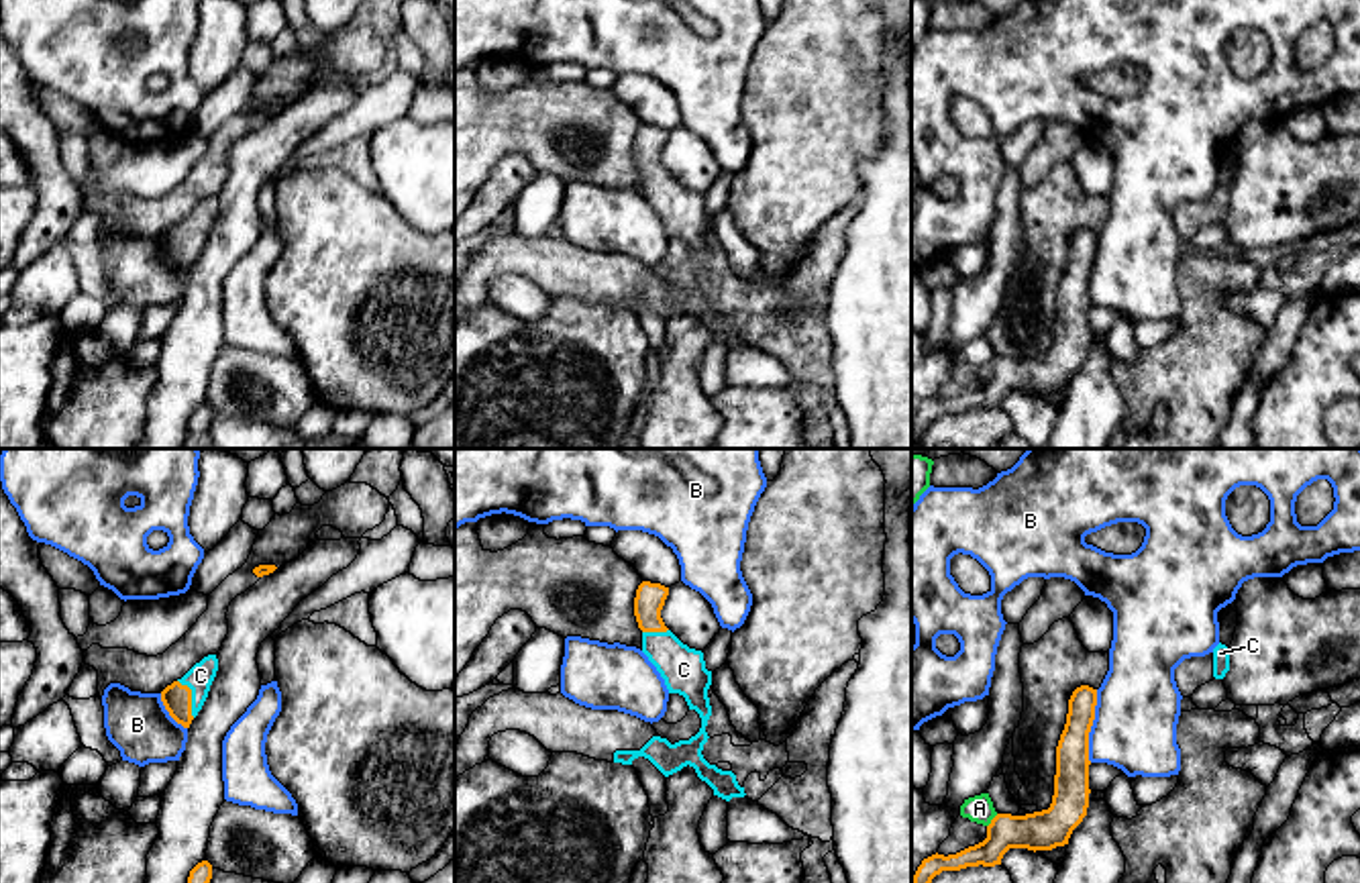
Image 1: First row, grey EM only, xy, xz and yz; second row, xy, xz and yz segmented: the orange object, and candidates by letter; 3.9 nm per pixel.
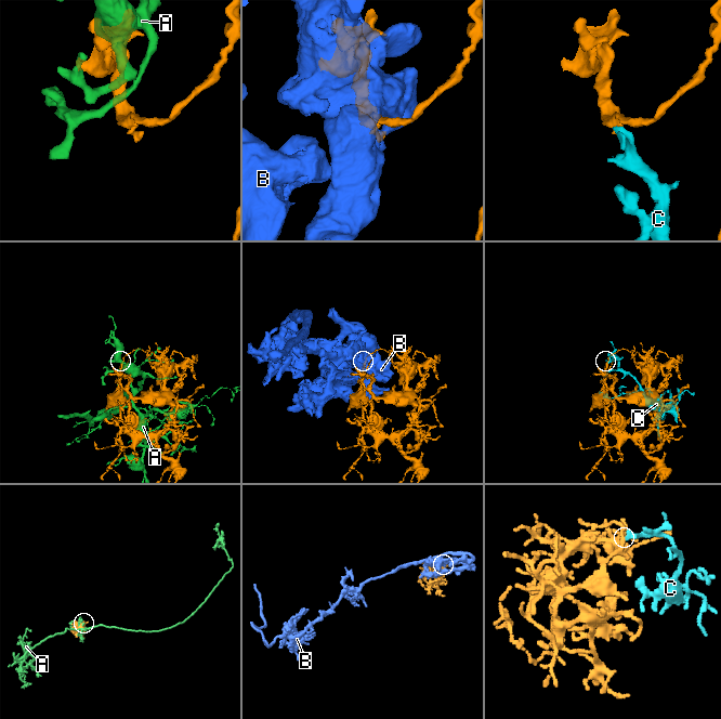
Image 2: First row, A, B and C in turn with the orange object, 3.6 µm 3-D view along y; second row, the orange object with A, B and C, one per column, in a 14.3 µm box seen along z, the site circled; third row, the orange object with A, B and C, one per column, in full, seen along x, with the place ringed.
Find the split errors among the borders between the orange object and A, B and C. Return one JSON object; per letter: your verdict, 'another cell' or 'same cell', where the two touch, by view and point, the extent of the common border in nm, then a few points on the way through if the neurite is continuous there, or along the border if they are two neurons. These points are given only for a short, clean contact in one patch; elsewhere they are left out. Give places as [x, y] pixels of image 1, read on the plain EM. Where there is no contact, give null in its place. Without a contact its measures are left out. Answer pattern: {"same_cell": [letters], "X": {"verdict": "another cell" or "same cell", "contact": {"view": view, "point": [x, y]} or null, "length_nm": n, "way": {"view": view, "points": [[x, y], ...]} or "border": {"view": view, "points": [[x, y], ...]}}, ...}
{"same_cell": ["C"], "A": {"verdict": "another cell", "contact": {"view": "yz", "point": [991, 364]}, "length_nm": 70}, "B": {"verdict": "another cell", "contact": {"view": "yz", "point": [1091, 268]}, "length_nm": 280}, "C": {"verdict": "same cell", "contact": {"view": "xy", "point": [190, 241]}, "length_nm": 170, "way": {"view": "xy", "points": [[176, 241], [190, 241], [200, 219]]}}}

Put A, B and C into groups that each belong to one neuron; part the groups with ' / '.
A / B / C

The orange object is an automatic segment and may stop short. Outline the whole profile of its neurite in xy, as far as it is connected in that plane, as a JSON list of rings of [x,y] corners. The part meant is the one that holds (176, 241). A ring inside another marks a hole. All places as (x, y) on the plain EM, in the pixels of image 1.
[[[208,198],[196,206],[181,222],[173,224],[161,235],[165,253],[184,271],[190,271],[192,263],[202,253],[216,214],[218,202],[216,198]]]

